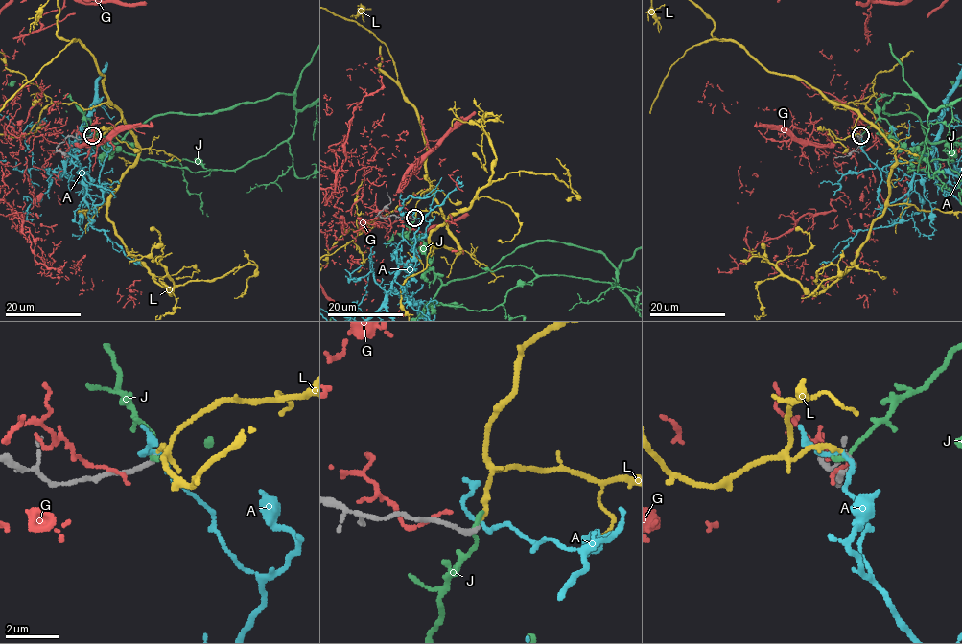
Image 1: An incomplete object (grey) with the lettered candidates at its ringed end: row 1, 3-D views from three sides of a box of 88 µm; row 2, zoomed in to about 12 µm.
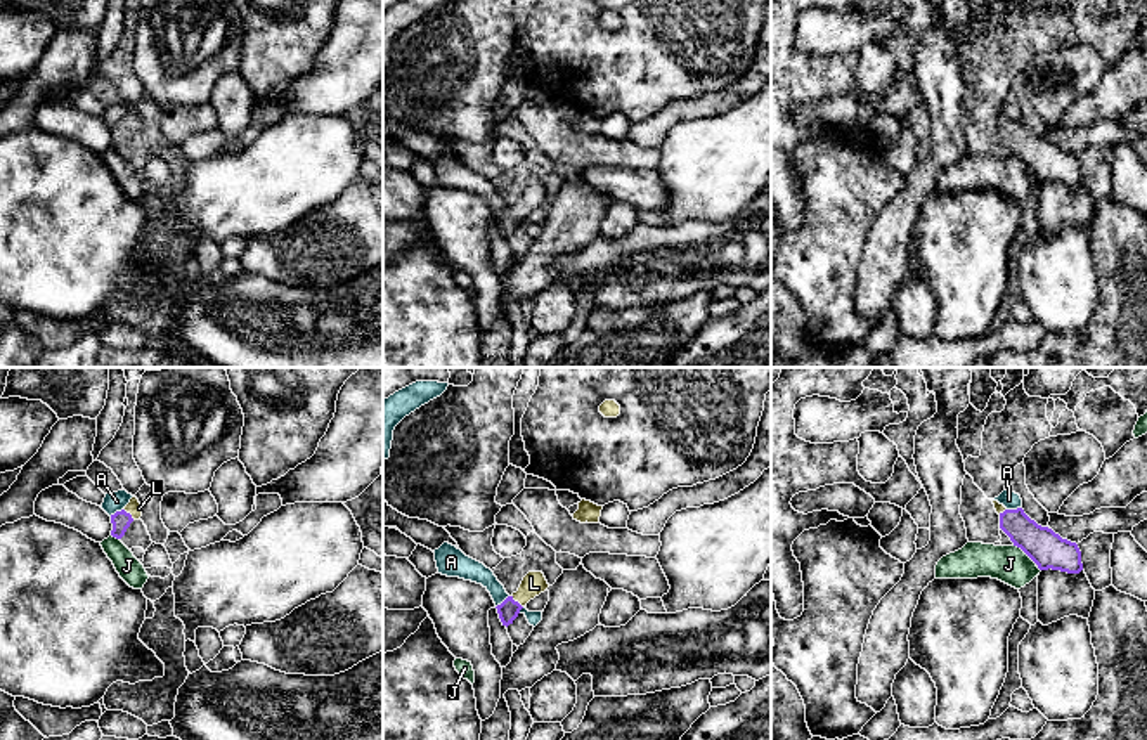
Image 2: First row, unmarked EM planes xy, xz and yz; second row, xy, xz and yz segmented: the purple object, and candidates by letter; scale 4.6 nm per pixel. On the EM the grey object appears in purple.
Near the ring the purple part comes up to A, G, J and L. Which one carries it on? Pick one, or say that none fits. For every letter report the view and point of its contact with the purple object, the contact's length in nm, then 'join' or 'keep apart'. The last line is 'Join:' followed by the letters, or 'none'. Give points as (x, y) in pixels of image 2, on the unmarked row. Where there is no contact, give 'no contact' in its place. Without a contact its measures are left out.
A: yz (1014, 122) | 70 nm | keep apart
G: no contact | keep apart
J: yz (1024, 163) | 150 nm | keep apart
L: xz (517, 214) | 80 nm | join
Join: L

